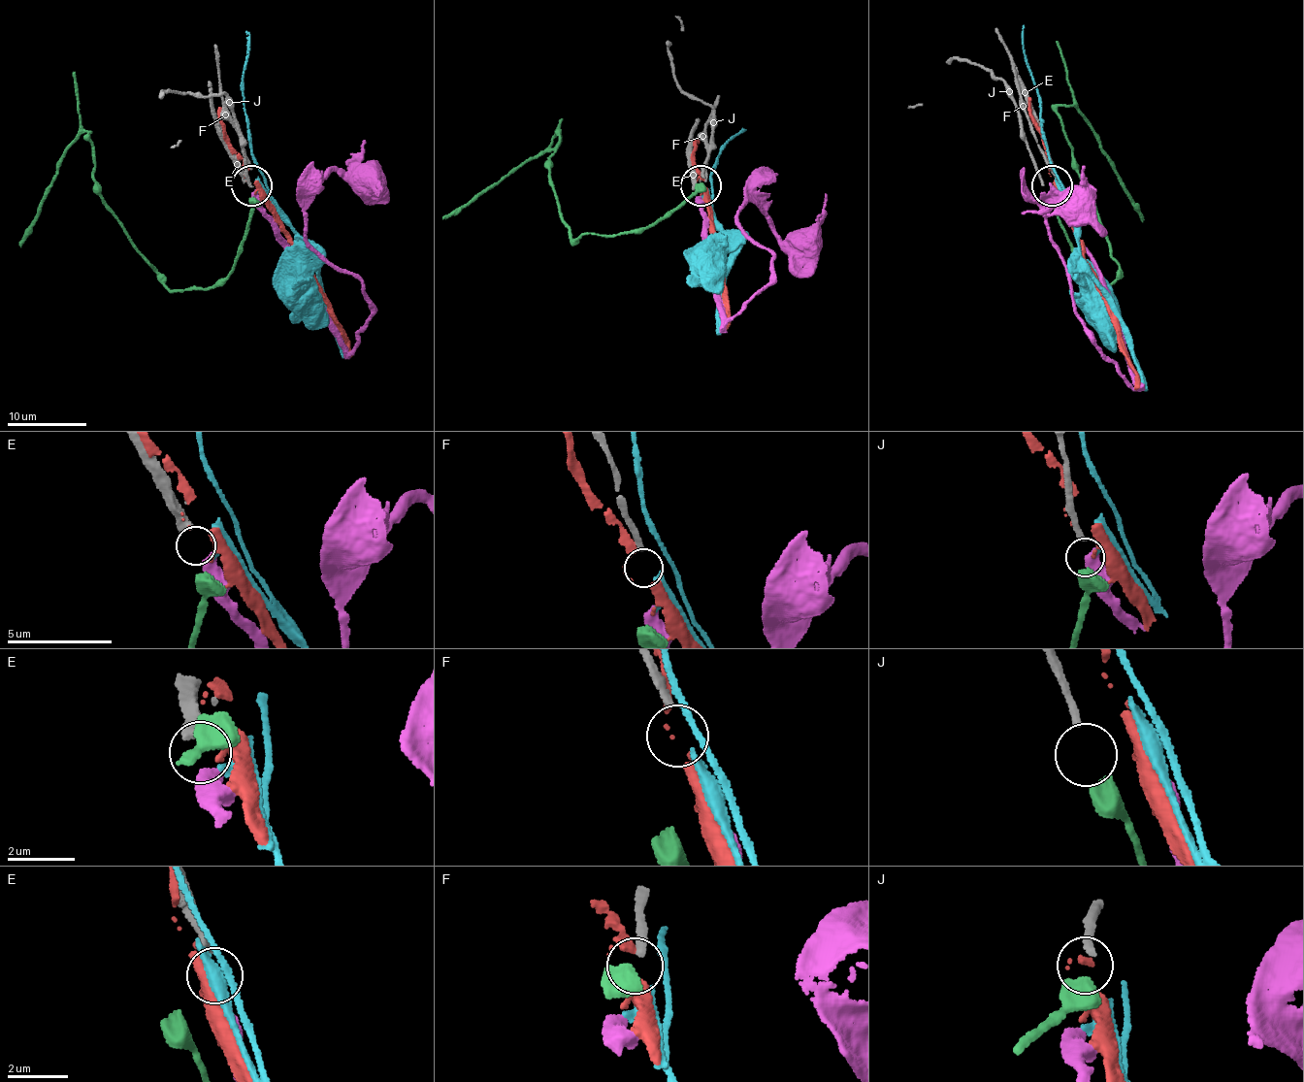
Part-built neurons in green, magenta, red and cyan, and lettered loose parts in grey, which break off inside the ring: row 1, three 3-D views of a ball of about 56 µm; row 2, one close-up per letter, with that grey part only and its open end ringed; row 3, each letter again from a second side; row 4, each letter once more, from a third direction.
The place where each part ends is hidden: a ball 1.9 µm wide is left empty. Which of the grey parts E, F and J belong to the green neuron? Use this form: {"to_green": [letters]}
{"to_green": ["J"]}

